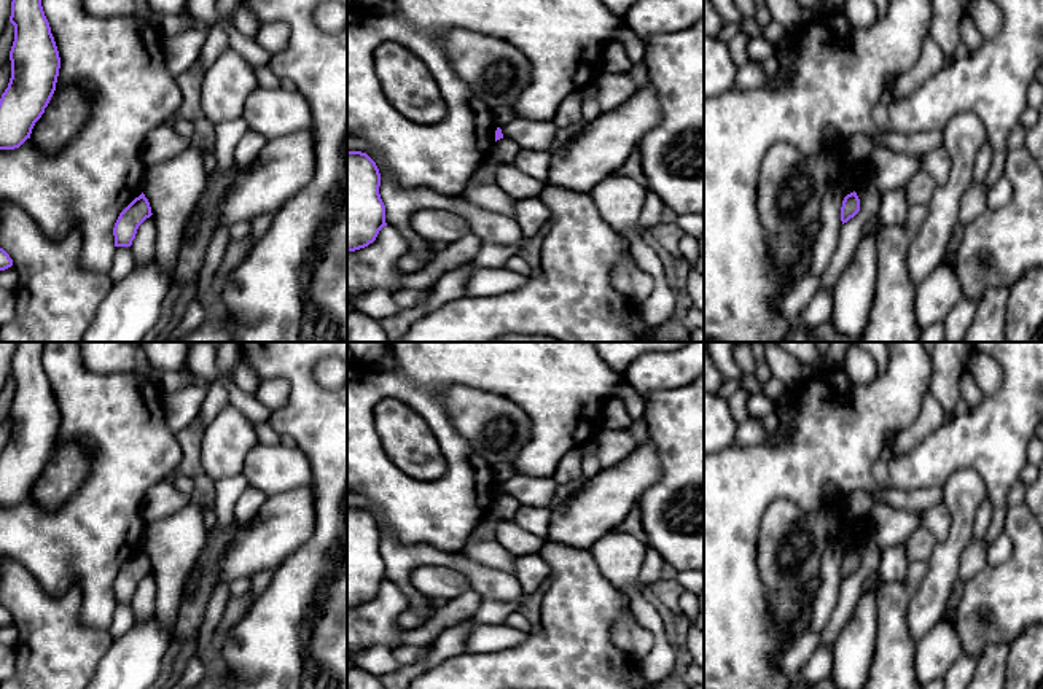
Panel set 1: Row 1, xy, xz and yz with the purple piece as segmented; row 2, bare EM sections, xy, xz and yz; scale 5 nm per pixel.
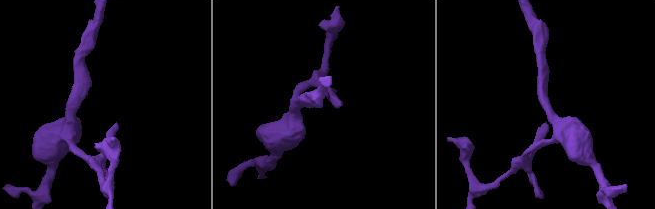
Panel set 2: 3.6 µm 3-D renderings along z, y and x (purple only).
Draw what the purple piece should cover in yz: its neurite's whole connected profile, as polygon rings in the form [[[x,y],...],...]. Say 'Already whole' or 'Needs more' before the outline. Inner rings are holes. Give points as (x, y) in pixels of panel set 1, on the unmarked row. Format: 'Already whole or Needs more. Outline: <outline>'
Already whole. Outline: [[[850,549],[844,554],[842,563],[841,563],[841,578],[842,581],[847,579],[850,574],[854,574],[860,568],[860,555],[857,549]]]

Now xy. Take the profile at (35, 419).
Already whole. Outline: [[[18,342],[11,358],[10,379],[14,382],[14,398],[10,407],[11,434],[0,455],[0,506],[19,504],[30,495],[35,479],[56,447],[61,414],[41,363],[43,344]]]

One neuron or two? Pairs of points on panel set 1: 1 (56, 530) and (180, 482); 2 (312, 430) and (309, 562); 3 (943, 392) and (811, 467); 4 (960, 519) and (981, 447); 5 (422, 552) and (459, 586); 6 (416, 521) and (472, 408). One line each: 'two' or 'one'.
1: two
2: one
3: two
4: two
5: two
6: two

